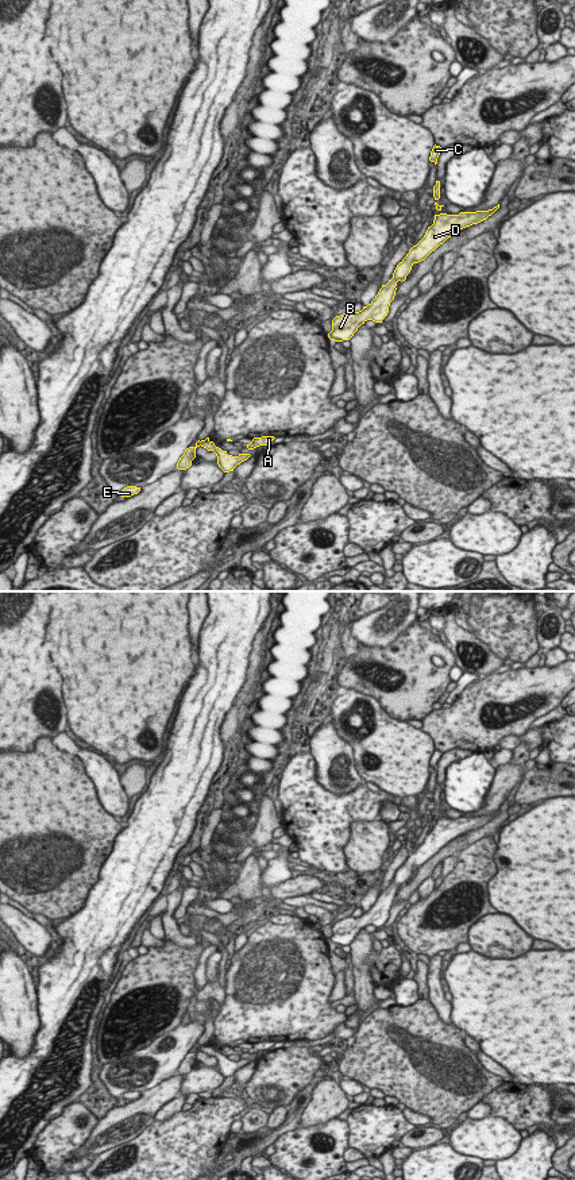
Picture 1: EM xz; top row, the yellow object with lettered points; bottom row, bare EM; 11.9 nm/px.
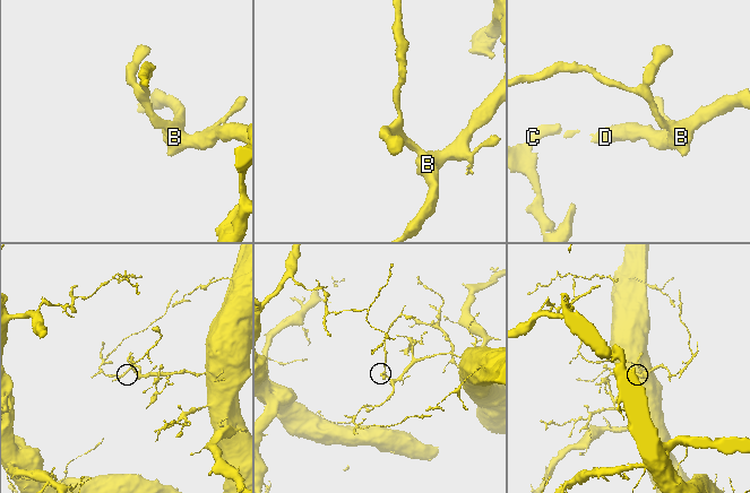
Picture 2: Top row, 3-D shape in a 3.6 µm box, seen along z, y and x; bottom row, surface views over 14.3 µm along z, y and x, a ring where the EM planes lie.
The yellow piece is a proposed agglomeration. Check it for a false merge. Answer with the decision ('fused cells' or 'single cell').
fused cells

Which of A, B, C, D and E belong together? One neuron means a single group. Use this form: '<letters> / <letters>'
A B C D / E

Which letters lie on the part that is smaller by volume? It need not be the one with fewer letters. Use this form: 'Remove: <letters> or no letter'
Remove: E

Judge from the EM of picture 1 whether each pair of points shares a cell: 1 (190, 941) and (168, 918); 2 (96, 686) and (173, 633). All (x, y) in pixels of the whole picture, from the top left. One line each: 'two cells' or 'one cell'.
1: one cell
2: one cell

